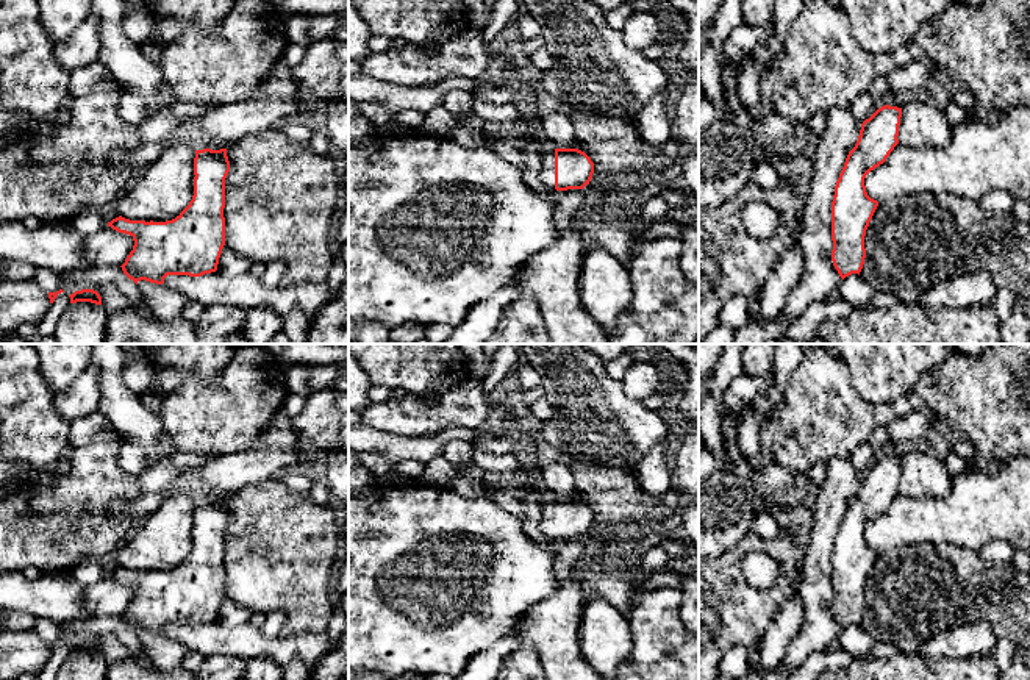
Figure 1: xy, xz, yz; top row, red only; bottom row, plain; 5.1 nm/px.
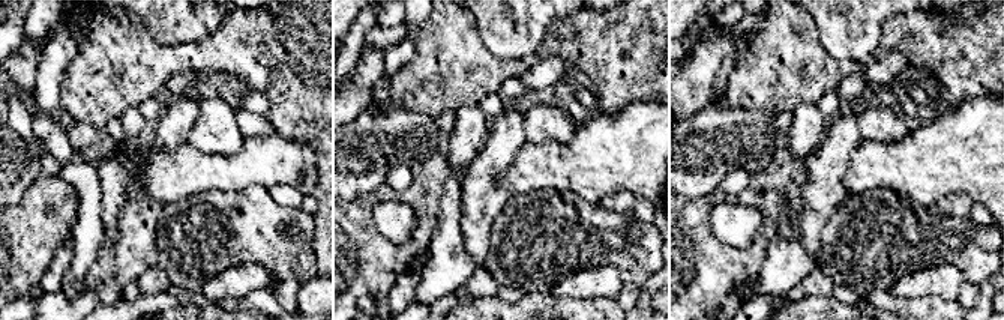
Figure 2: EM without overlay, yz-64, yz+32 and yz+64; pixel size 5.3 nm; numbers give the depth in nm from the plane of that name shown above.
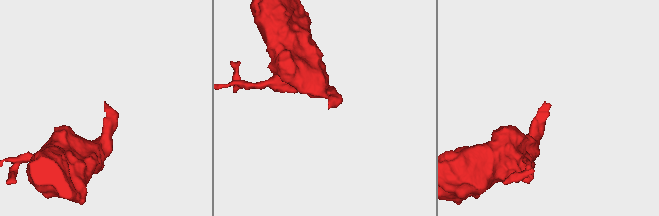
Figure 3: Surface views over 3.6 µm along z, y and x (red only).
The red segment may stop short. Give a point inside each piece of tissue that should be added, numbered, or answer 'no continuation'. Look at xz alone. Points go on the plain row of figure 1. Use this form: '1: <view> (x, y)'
1: xz (547, 513)

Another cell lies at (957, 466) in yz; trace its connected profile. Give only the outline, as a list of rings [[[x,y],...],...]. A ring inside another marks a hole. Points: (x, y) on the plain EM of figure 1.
[[[953,450],[947,453],[947,456],[944,458],[944,464],[947,466],[947,471],[952,478],[963,477],[974,467],[972,463],[967,463],[966,460],[960,458]]]

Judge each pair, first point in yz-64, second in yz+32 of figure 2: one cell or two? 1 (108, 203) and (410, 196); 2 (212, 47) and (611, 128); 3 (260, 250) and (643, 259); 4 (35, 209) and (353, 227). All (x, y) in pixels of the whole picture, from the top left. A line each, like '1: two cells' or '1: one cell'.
1: two cells
2: two cells
3: one cell
4: one cell

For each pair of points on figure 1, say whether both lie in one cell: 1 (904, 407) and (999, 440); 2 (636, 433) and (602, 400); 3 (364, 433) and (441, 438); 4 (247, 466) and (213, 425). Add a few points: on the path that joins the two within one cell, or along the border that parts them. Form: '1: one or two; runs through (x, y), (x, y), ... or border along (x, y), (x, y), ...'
1: one; runs through (927, 400), (960, 400), (976, 416)
2: one; runs through (629, 427), (610, 408)
3: one; runs through (383, 443), (391, 446), (422, 446)
4: two; border along (260, 440), (249, 447), (221, 454)

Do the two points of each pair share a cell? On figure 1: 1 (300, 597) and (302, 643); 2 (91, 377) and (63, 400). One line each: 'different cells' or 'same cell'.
1: different cells
2: same cell

